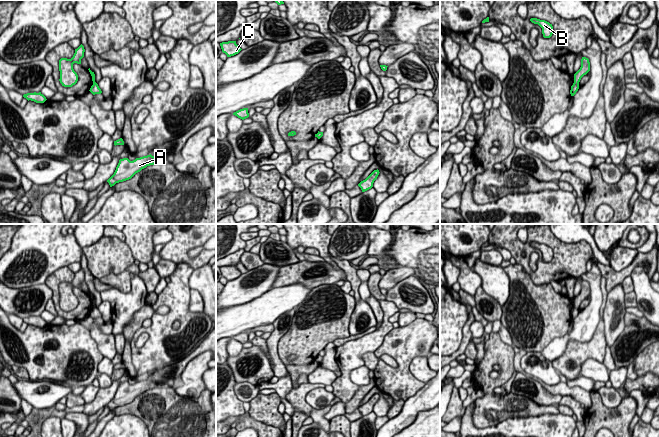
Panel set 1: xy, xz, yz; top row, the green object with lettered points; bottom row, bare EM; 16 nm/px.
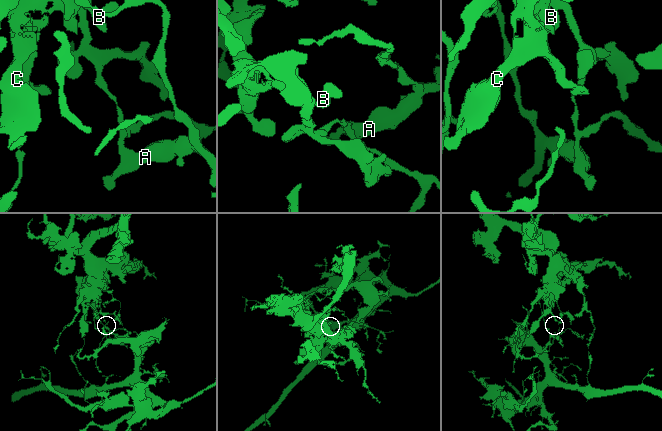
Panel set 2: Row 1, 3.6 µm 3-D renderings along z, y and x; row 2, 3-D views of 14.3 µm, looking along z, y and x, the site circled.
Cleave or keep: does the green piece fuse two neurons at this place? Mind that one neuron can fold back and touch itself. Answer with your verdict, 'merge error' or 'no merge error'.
merge error

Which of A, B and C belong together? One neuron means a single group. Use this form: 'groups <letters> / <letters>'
groups A / B C

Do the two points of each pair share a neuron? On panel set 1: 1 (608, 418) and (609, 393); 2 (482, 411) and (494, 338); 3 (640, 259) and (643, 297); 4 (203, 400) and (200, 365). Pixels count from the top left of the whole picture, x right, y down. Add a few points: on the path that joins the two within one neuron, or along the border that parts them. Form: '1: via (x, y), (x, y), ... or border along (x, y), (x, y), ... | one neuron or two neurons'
1: border along (596, 391), (608, 407), (616, 407), (622, 401) | two neurons
2: via (487, 393), (485, 366), (492, 356) | one neuron
3: border along (643, 267), (636, 266), (629, 275) | two neurons
4: border along (205, 388), (195, 398), (184, 398), (179, 395) | two neurons

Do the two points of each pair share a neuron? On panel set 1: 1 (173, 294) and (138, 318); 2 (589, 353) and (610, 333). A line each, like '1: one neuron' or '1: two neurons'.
1: two neurons
2: two neurons

